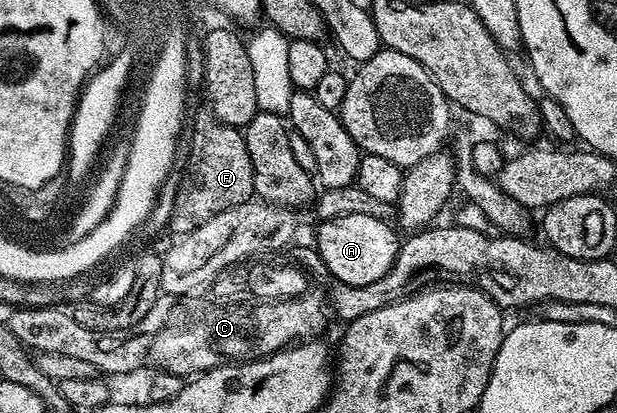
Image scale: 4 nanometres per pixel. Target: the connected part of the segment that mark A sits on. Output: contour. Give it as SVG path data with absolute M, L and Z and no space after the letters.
M370 215L324 220L317 231L315 250L325 262L325 271L333 274L336 282L347 285L371 285L371 281L379 281L391 269L399 246L398 232L387 224L385 219Z

